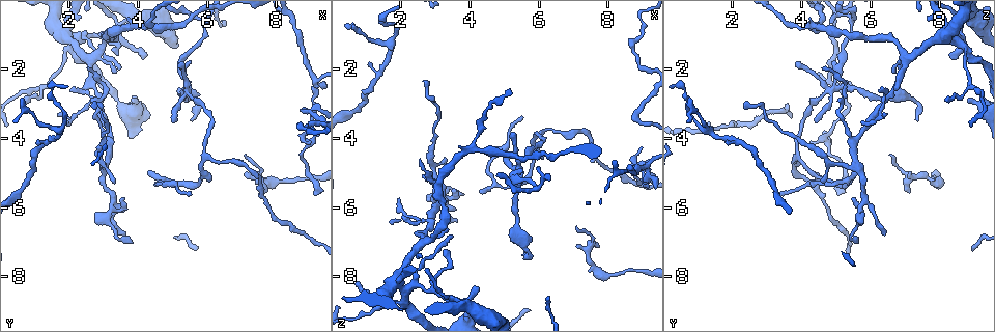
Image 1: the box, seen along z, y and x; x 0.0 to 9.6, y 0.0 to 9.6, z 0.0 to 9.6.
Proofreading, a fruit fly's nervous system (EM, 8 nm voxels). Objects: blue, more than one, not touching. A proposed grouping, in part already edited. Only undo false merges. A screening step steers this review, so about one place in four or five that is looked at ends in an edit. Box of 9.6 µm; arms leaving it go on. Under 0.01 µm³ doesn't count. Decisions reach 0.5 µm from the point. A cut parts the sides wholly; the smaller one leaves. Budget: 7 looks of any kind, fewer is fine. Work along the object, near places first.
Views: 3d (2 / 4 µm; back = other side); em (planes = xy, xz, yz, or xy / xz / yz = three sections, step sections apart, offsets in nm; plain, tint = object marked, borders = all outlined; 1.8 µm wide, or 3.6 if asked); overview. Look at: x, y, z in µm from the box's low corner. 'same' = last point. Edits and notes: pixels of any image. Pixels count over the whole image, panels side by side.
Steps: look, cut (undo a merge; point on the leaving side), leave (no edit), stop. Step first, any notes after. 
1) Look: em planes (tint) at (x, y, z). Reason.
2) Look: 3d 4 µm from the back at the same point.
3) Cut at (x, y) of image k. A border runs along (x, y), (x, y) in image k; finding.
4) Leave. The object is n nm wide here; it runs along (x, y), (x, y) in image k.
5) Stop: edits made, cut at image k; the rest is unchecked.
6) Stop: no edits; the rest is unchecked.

Look: em planes (borders) at (3.00, 4.75, 5.50). Three arms meet.

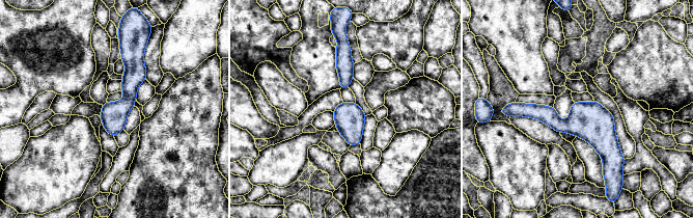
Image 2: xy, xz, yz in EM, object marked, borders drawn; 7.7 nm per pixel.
Leave. It runs along (516, 105), (587, 126), (619, 156) in image 2; one neuron here.

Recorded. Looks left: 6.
Look: em xz step 4 (tint) at (5.40, 2.55, 4.85). Thin neck.

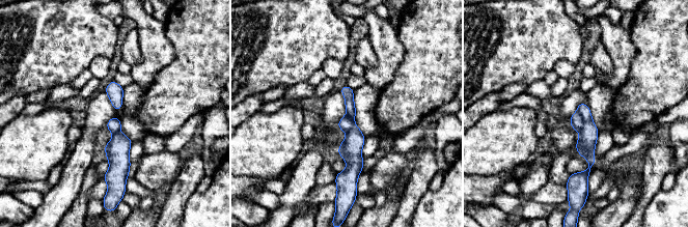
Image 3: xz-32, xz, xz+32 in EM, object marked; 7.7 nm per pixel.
Look: em xy step 8 (tint) at the same point. Another direction.

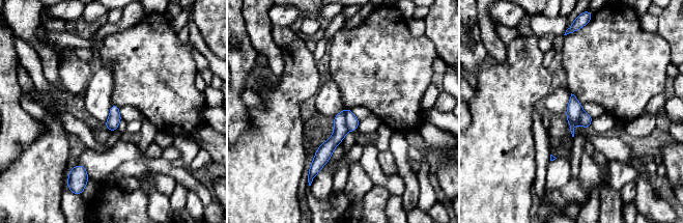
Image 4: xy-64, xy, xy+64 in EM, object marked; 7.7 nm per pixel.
Cut at (340, 129) of image 4. The object is 100 nm wide here; a border runs along (344, 110), (348, 130) in image 4; two neurons meet here.

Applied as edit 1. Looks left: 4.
Look: overview.

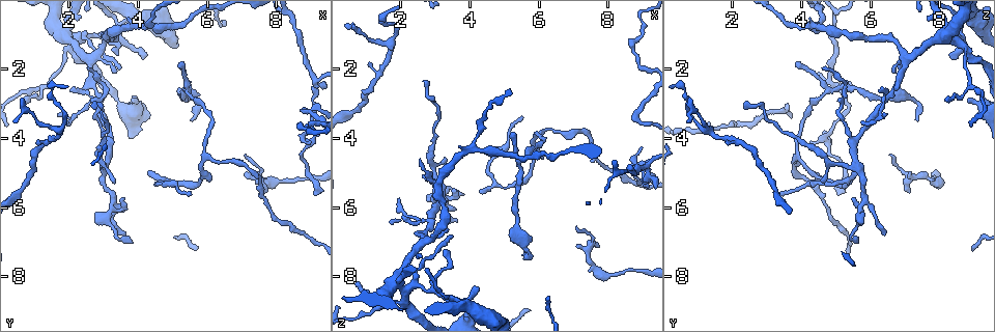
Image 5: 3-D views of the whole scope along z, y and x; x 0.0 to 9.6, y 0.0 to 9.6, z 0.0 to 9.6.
Look: em planes (tint) at (1.90, 0.95, 8.20).

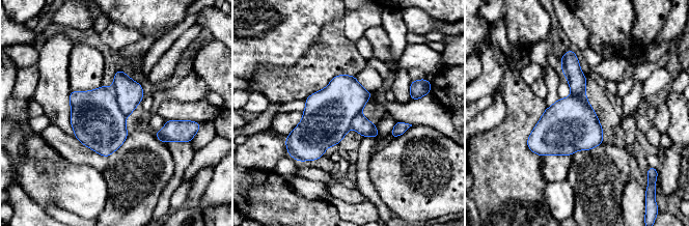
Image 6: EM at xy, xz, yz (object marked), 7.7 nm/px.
Cut at (129, 93) of image 6. A border runs along (112, 87), (118, 107), (126, 116) in image 6; two neurons meet here.

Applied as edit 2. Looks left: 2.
Stop: edits made, cut at image 4, cut at image 6; the rest is unchecked.

